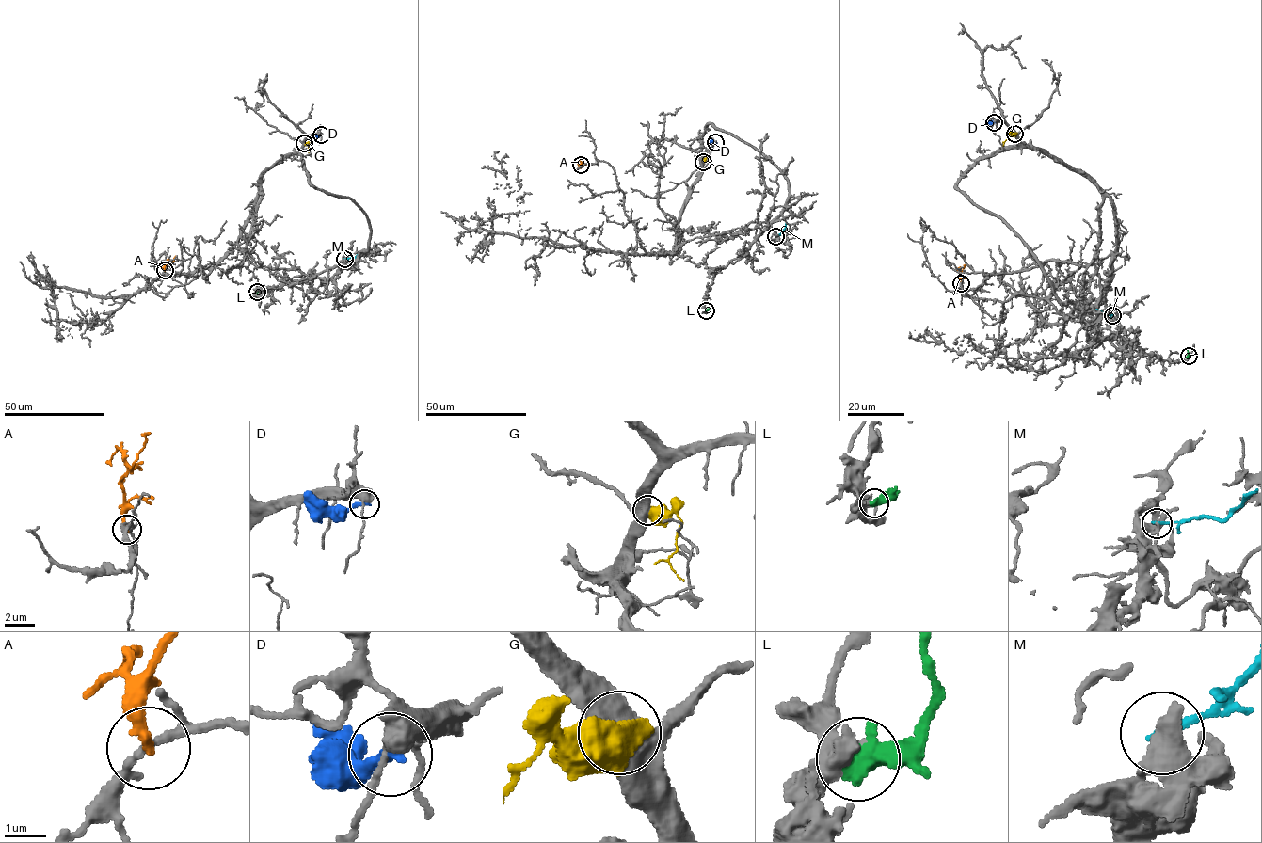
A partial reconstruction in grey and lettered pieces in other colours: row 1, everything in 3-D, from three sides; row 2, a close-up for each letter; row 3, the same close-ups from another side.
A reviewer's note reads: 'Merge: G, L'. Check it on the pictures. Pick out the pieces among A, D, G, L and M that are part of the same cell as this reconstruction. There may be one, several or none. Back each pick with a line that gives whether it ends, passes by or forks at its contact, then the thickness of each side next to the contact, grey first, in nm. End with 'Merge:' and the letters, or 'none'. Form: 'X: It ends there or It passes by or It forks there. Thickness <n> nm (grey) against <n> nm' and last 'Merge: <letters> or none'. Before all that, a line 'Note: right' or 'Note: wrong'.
Note: wrong
L: It ends there. Thickness 400 nm (grey) against 600 nm
Merge: L

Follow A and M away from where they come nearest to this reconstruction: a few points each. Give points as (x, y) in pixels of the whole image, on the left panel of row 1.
A: (165, 270), (166, 264), (176, 256)
M: (345, 259), (359, 254)

